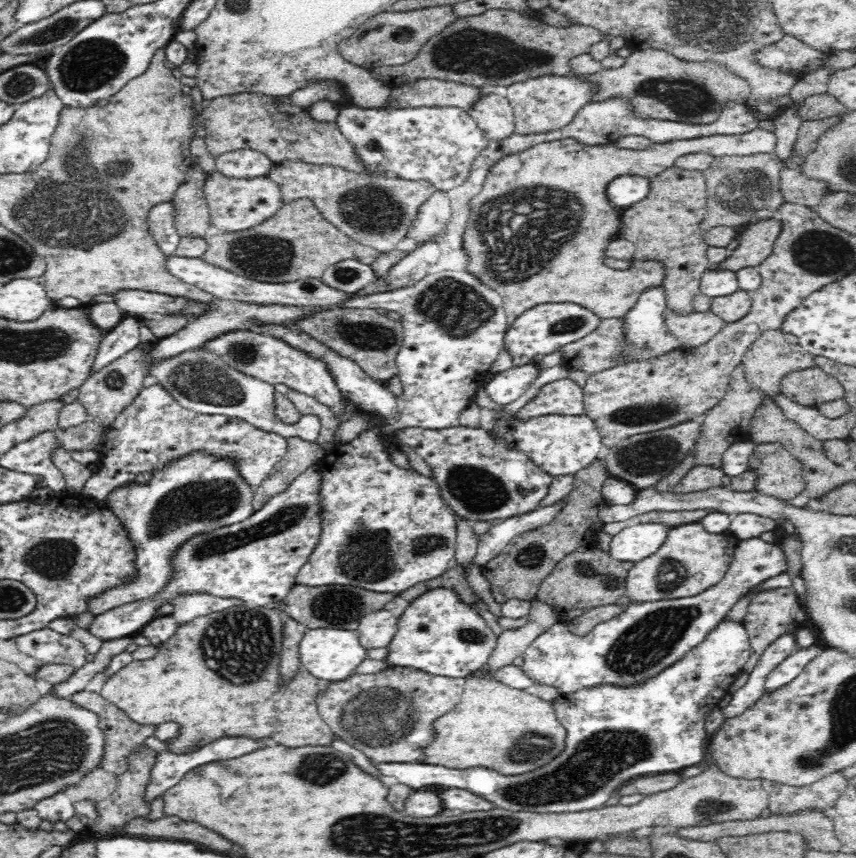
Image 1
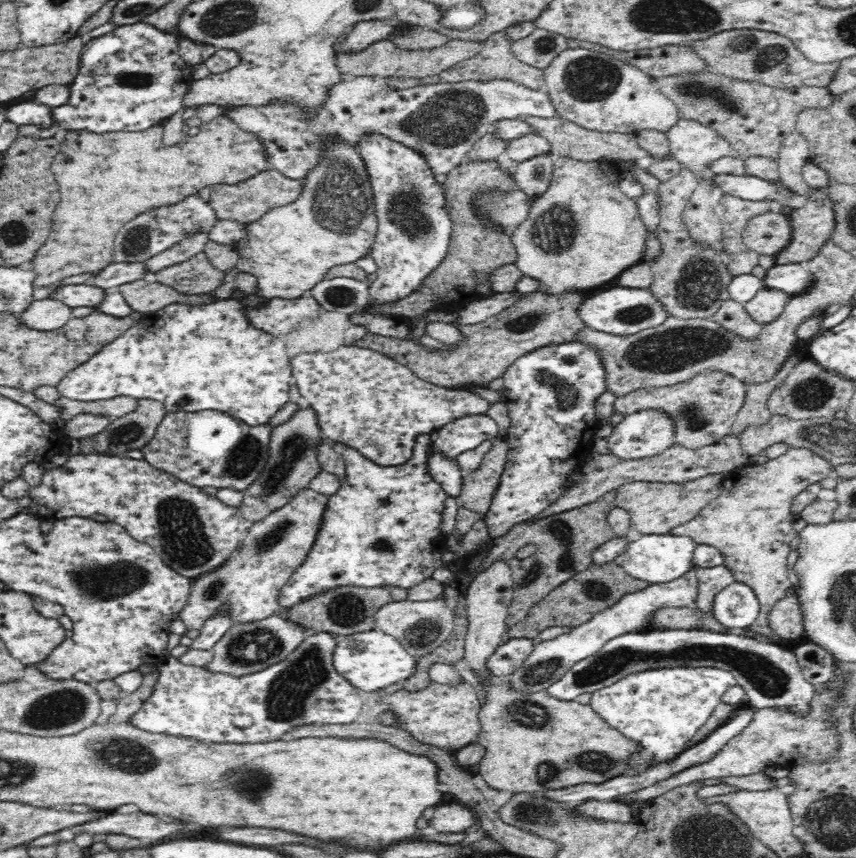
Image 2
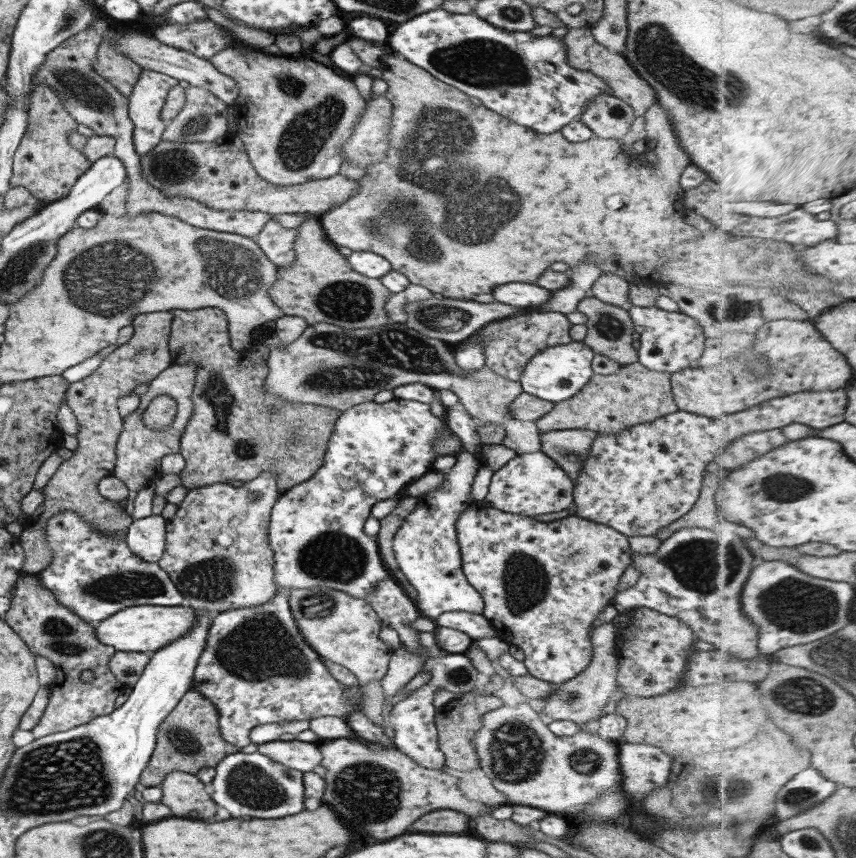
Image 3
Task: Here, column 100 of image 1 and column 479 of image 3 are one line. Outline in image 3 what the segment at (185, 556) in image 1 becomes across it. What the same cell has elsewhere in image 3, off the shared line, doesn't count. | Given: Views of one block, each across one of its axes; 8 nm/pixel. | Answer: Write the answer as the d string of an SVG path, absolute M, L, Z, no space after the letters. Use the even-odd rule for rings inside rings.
M463 611L442 612L434 621L436 626L452 628L463 632L469 638L489 638L495 636L495 630L482 613Z

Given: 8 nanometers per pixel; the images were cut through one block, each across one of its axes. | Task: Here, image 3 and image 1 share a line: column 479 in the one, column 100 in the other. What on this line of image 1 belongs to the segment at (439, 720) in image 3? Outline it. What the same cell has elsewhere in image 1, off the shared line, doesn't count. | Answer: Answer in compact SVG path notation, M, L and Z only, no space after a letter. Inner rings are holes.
M80 691L70 697L76 704L93 710L100 717L100 729L106 735L105 758L102 770L114 773L117 776L125 774L131 768L131 757L134 757L141 748L147 747L148 738L152 738L158 730L157 724L140 724L126 716L126 712L118 708L113 702L104 698L100 693Z

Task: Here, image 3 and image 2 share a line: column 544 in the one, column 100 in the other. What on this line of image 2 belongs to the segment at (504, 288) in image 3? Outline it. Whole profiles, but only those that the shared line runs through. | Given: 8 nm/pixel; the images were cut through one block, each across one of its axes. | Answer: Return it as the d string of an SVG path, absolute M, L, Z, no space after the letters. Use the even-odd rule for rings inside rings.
M88 283L56 285L54 293L48 297L51 300L58 300L66 304L70 309L78 307L97 307L102 300L105 300L106 292L95 288Z

